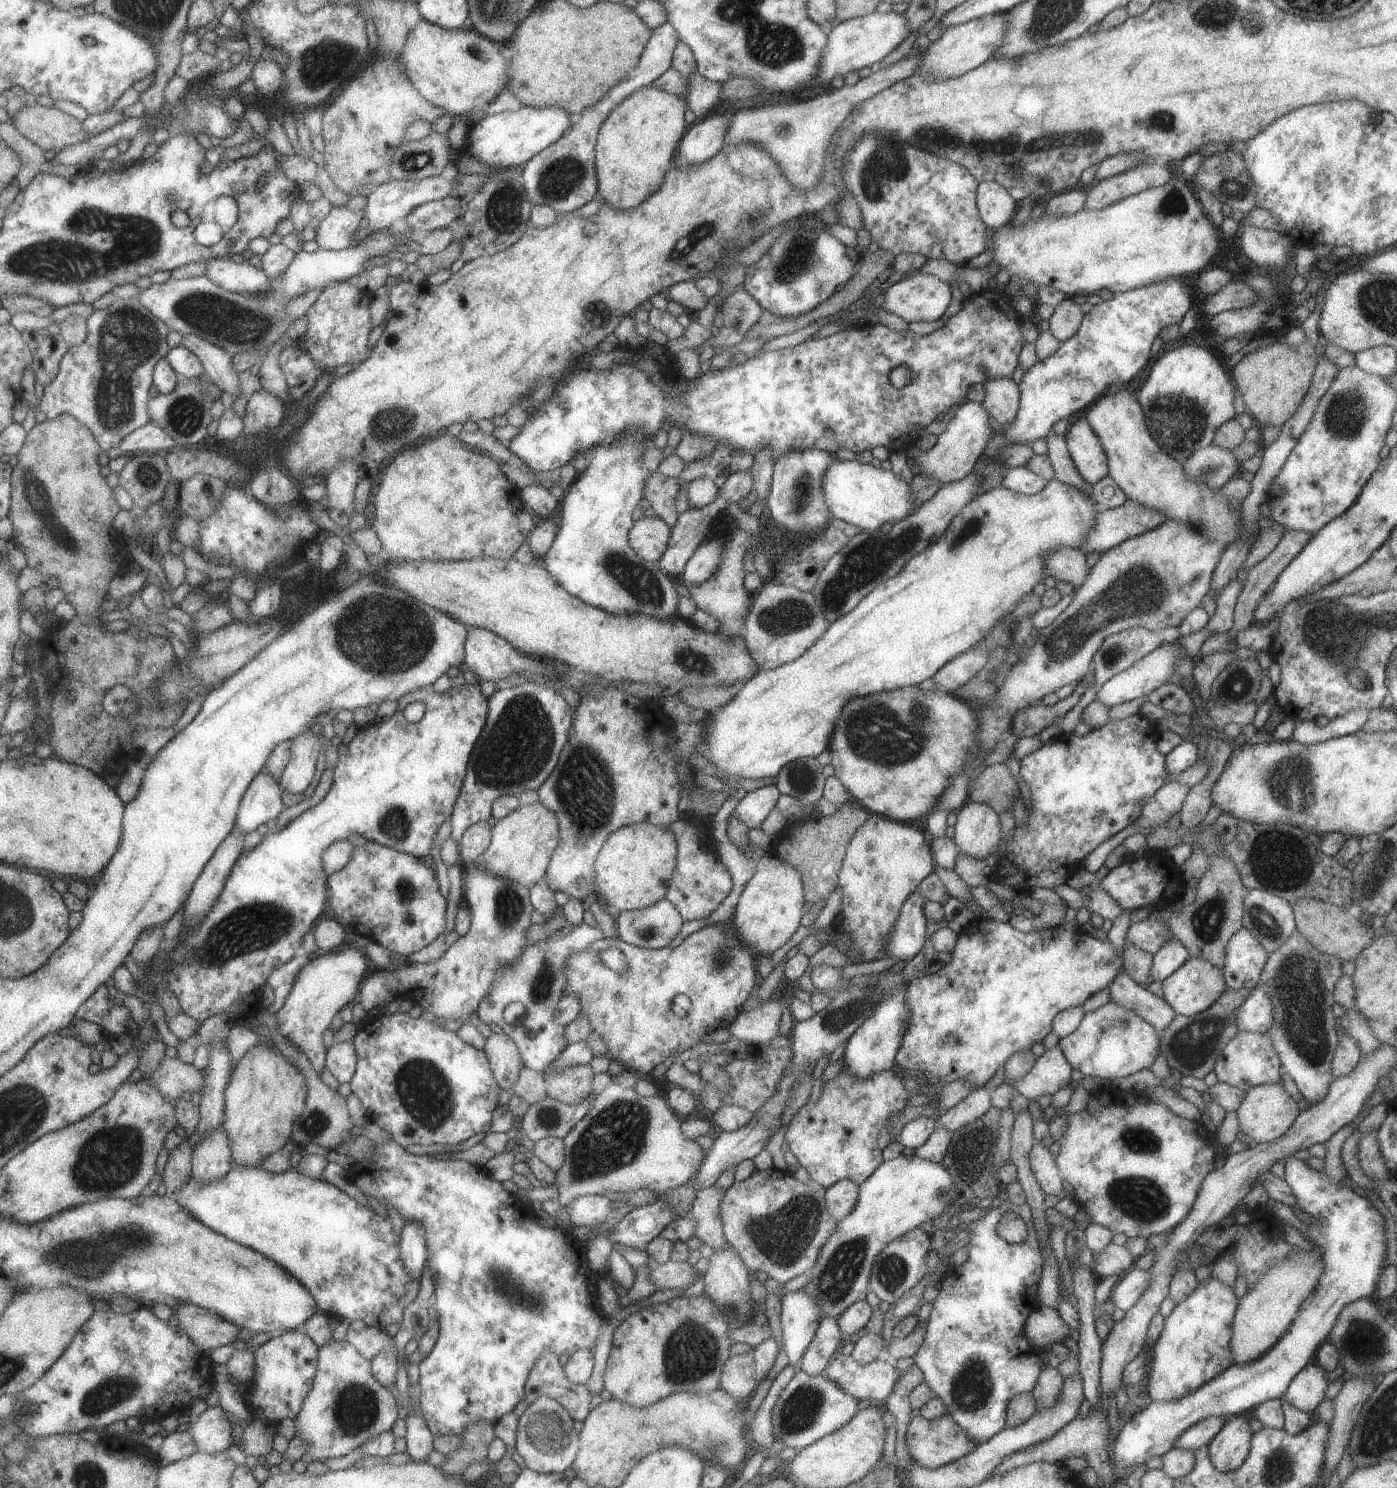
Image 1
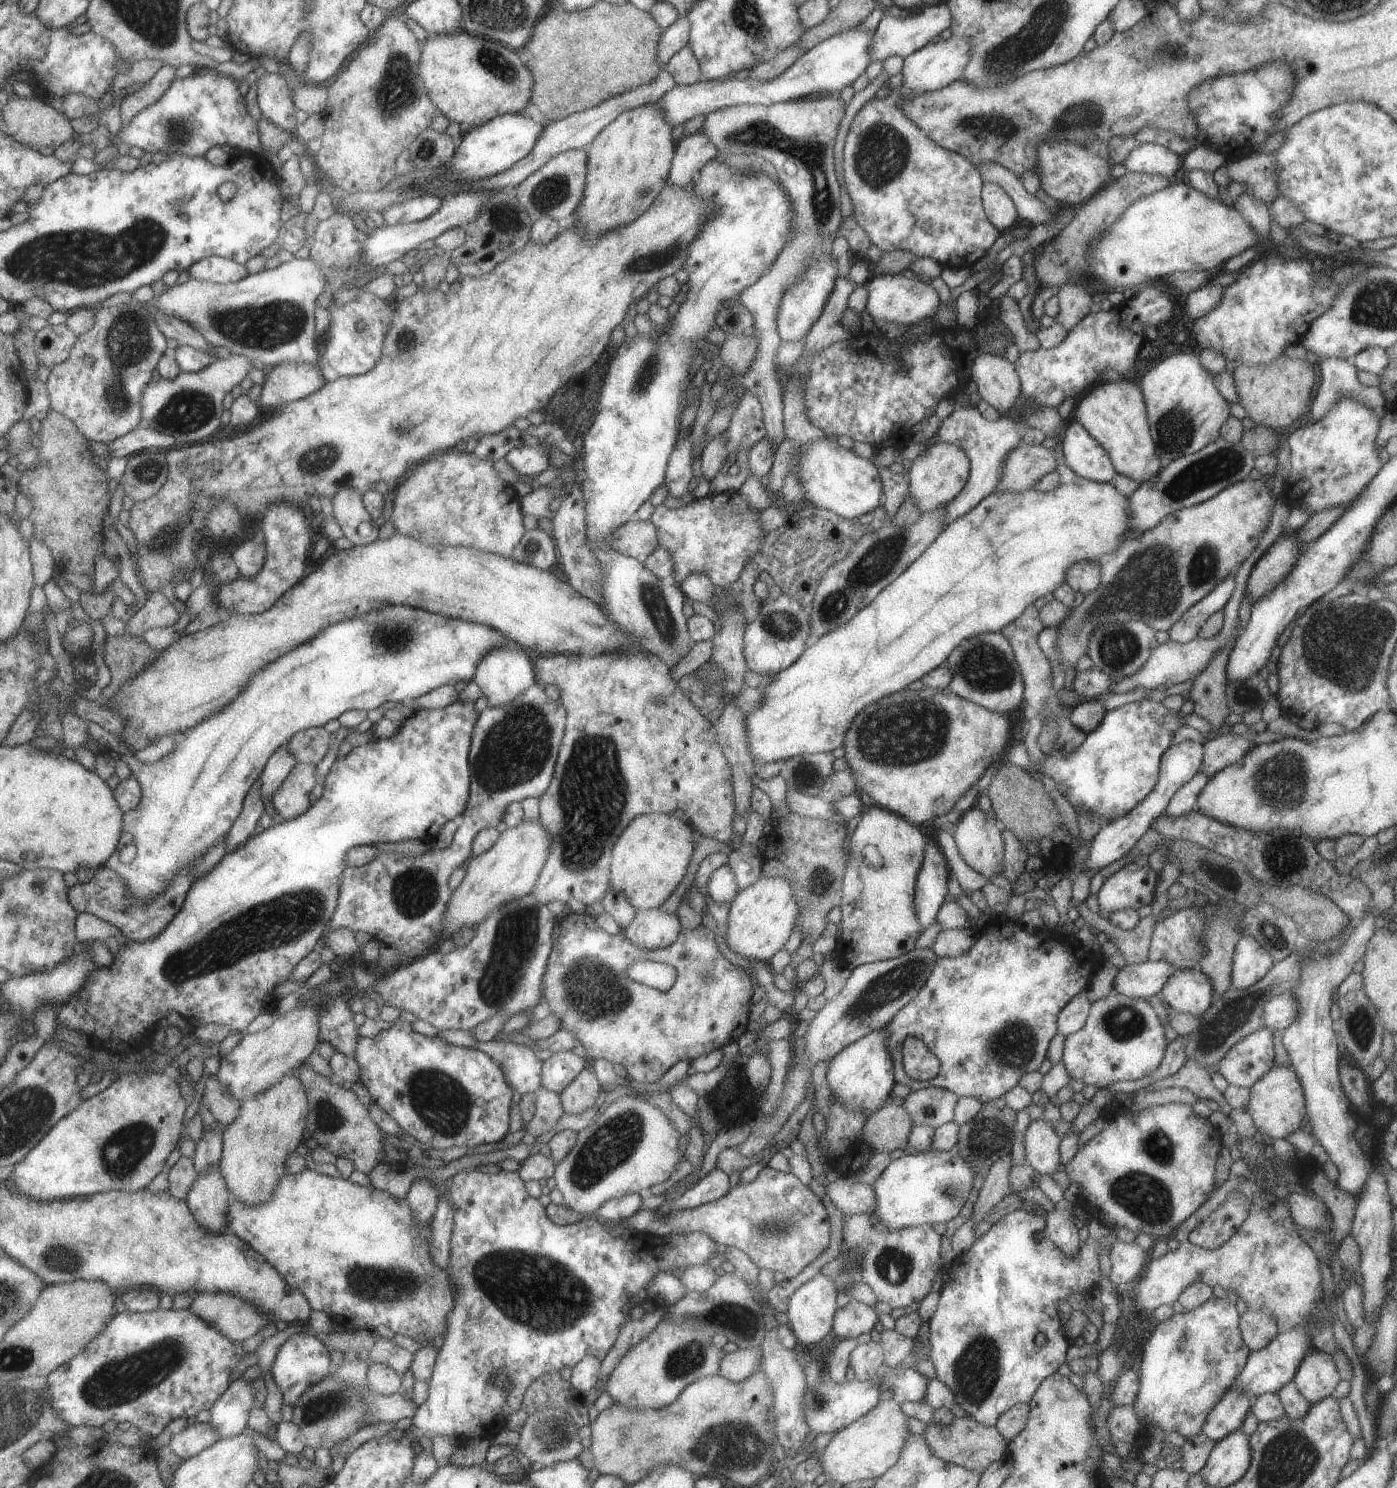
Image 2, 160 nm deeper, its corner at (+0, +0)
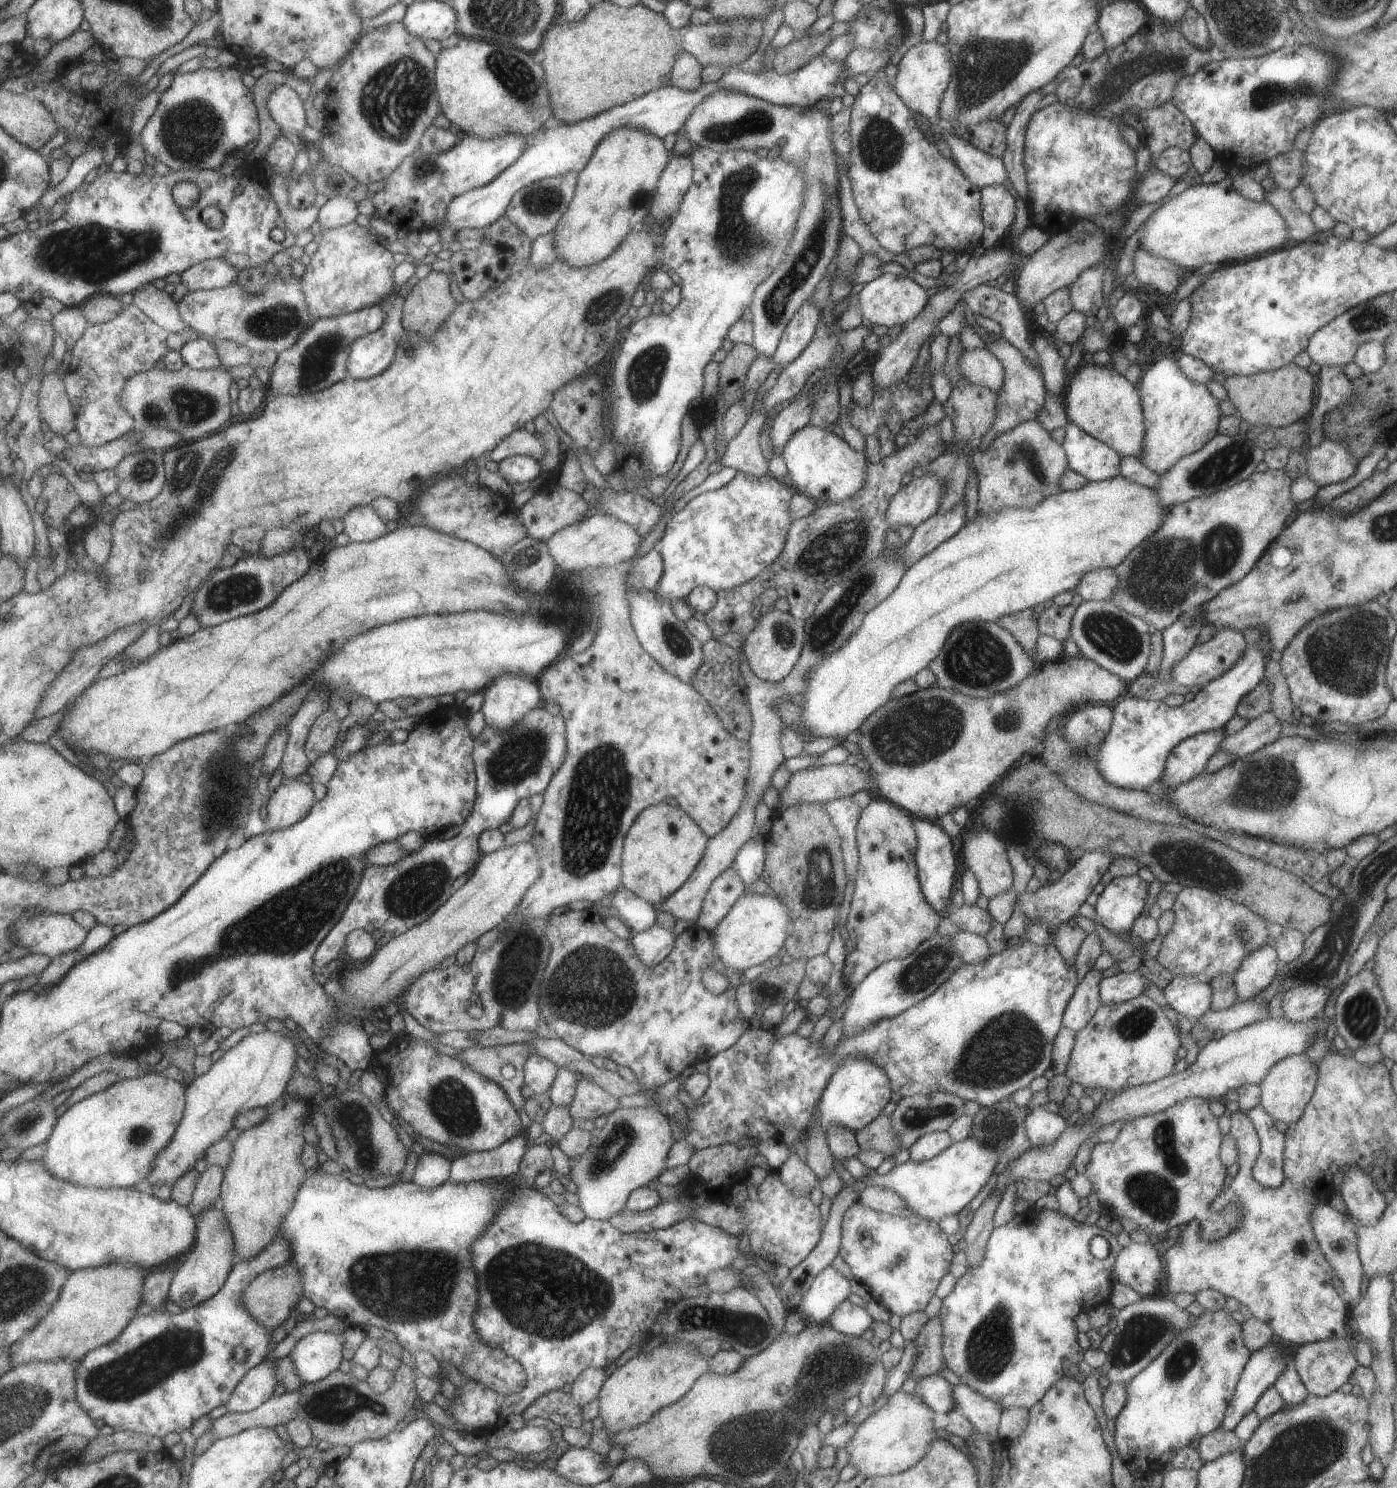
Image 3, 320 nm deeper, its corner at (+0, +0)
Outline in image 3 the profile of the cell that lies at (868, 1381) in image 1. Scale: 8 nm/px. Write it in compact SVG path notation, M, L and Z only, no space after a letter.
M927 1375L919 1378L919 1396L936 1413L945 1414L955 1410L953 1387L941 1375Z

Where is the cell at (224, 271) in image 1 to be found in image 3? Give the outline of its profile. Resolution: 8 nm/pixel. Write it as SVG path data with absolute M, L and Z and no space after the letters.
M206 259L181 274L189 292L225 288L237 282L241 271L225 259Z

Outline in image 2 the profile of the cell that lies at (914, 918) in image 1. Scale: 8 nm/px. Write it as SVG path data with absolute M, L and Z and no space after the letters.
M926 838L923 862L913 892L913 908L921 930L935 921L939 906L948 900L947 881L950 870L933 838Z

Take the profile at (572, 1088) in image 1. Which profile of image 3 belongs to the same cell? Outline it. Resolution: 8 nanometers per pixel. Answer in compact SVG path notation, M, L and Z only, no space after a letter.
M580 1077L568 1109L573 1121L594 1120L599 1123L619 1106L617 1098L607 1094L591 1079Z

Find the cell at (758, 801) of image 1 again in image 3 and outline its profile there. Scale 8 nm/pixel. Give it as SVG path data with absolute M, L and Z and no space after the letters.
M763 836L751 838L742 844L736 852L731 867L739 875L745 887L759 880L764 869L764 842Z

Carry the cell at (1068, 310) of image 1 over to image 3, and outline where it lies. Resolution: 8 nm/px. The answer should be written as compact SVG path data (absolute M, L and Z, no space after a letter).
M1103 264L1083 269L1077 278L1067 287L1072 309L1083 313L1087 320L1092 320L1095 313L1104 304L1101 294Z

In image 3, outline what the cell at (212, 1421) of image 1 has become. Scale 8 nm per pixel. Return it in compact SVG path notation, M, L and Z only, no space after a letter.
M267 1359L259 1366L251 1369L249 1373L243 1377L243 1380L238 1384L238 1388L234 1390L231 1400L225 1405L228 1412L231 1413L246 1413L247 1411L255 1410L275 1394L275 1385L279 1384L277 1376L277 1362L276 1359Z

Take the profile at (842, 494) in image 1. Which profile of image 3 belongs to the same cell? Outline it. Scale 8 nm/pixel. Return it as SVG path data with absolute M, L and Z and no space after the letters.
M803 425L787 439L782 448L786 464L786 481L799 493L809 495L817 504L841 502L863 486L867 458L851 449L842 438L827 428Z

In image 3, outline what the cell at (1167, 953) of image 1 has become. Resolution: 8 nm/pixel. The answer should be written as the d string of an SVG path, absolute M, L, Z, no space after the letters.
M1118 970L1114 975L1103 977L1098 984L1101 1005L1121 1004L1135 998L1147 985L1148 980L1138 970L1130 973Z

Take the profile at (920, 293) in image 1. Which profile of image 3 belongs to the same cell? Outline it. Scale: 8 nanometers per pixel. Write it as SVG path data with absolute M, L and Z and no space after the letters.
M883 273L857 290L857 302L861 316L869 320L871 324L887 327L897 326L897 324L903 326L917 317L928 303L928 298L925 290L909 279L906 274Z

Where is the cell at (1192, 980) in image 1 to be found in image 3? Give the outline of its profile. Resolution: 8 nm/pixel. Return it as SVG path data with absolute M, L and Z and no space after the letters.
M1174 975L1162 991L1179 1017L1193 1021L1210 1010L1212 988L1194 975Z

